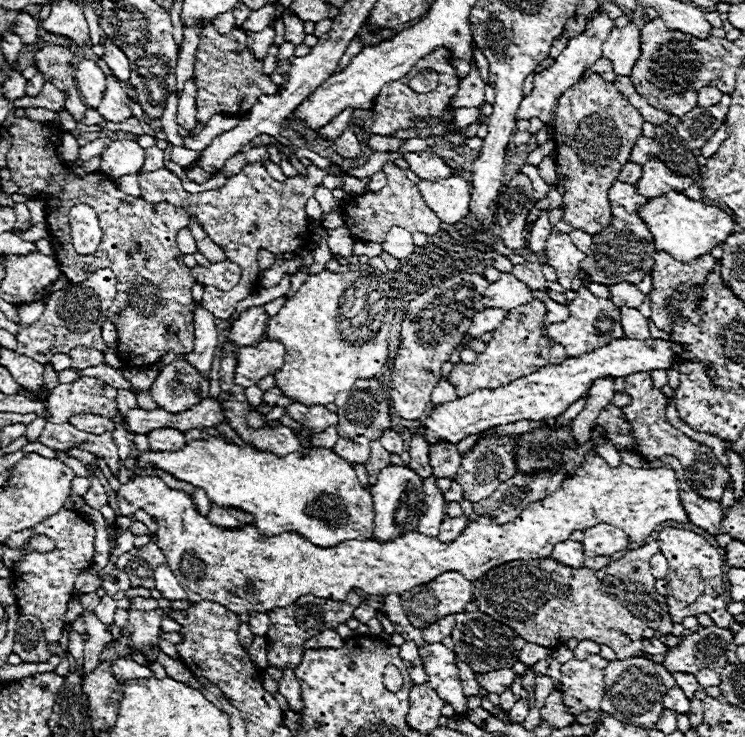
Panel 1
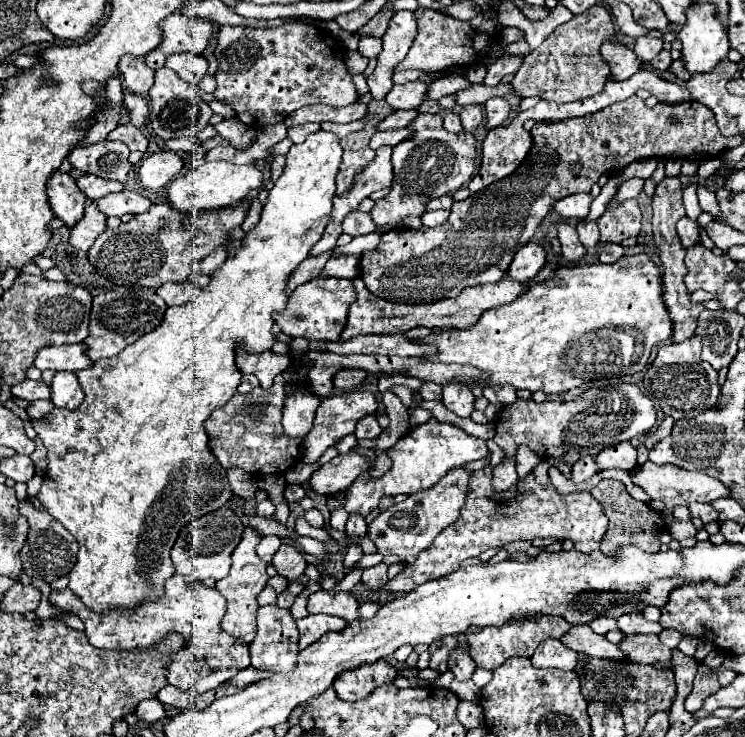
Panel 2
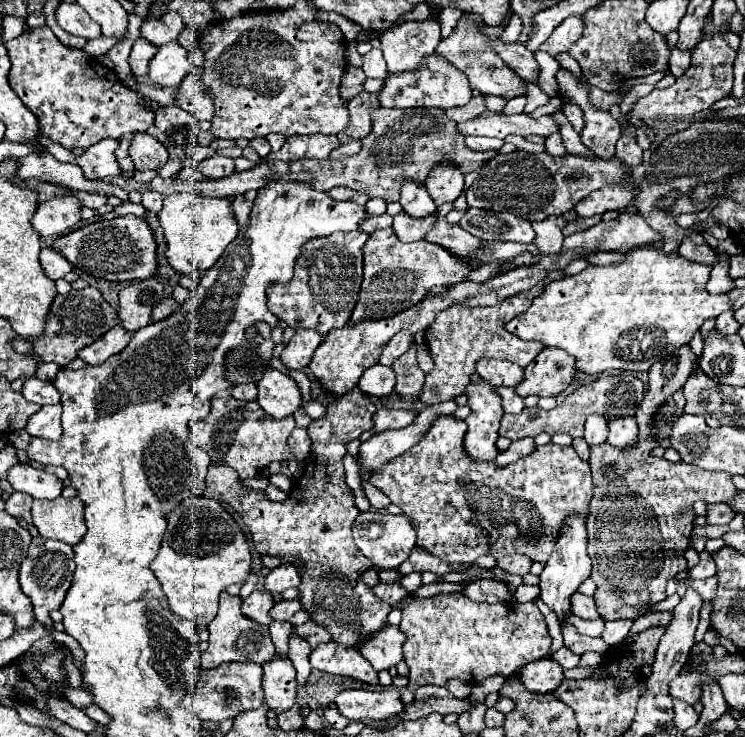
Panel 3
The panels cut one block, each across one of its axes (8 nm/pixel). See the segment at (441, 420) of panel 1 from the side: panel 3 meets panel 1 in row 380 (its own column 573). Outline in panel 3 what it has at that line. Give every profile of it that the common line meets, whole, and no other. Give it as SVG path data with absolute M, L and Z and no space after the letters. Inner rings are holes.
M580 514L566 516L564 526L560 530L560 536L556 540L556 548L548 558L544 572L540 574L540 598L558 614L560 622L570 614L570 598L572 598L572 594L590 576L590 560L588 560L586 544L588 544L586 516L580 516Z

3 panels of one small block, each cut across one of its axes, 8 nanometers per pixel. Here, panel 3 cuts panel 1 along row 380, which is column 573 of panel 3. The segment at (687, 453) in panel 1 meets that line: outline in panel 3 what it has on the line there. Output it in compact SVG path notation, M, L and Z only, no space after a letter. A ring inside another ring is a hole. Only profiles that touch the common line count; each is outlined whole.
M567 622L561 624L564 634L565 647L575 654L582 655L585 652L600 652L604 654L606 644L602 638L592 638L577 632L576 628Z

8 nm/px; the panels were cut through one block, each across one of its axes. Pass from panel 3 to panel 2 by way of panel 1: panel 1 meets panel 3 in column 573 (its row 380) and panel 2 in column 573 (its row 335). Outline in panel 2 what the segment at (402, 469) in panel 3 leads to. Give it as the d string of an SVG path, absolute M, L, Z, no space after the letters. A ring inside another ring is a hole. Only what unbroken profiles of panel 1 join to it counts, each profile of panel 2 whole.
M490 466L472 472L470 494L464 508L460 510L460 518L450 524L448 530L440 532L424 552L420 552L414 566L410 564L394 580L388 580L384 586L380 586L378 590L382 594L410 592L412 588L428 580L448 576L448 572L456 572L460 562L466 558L476 558L488 548L504 548L506 544L516 540L532 540L536 536L552 536L556 540L570 538L574 542L574 548L582 554L592 554L600 548L606 534L606 516L600 504L588 492L558 494L554 486L540 486L530 474L528 478L518 480L518 484L510 490L496 494L492 492L490 480Z

